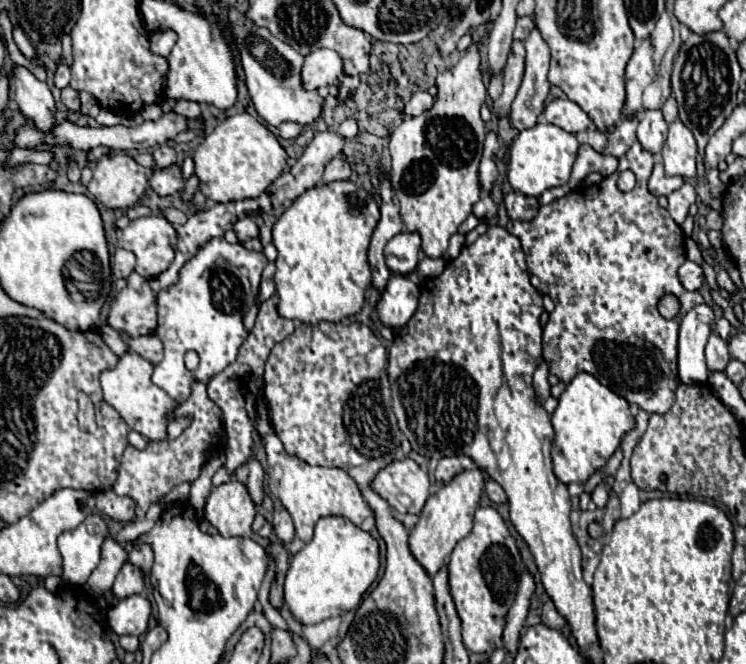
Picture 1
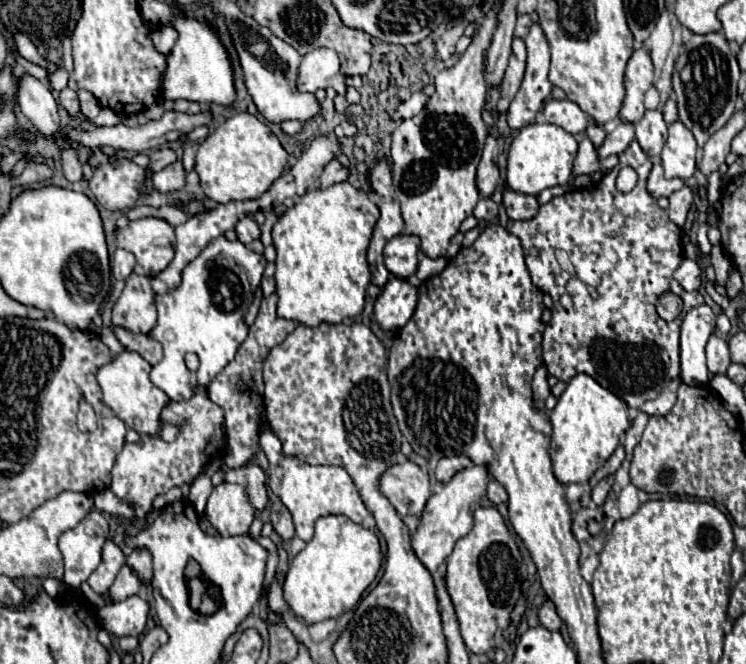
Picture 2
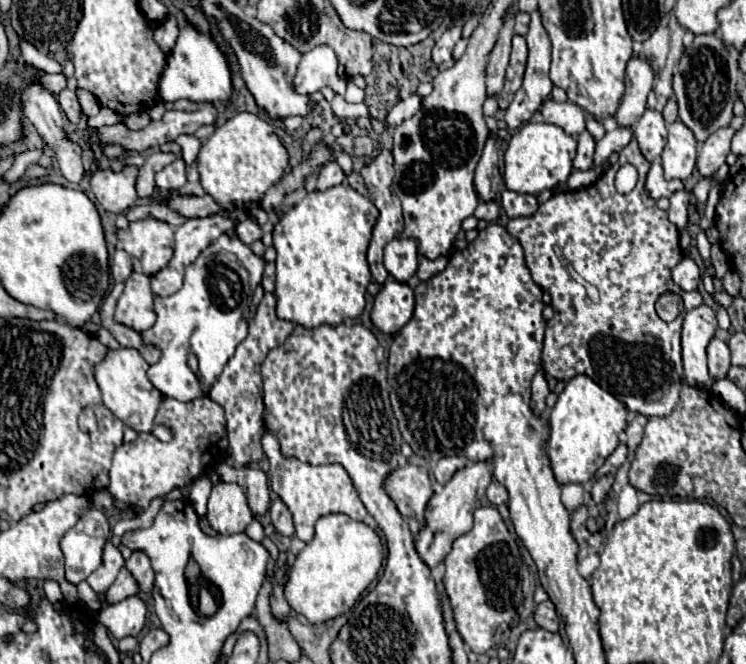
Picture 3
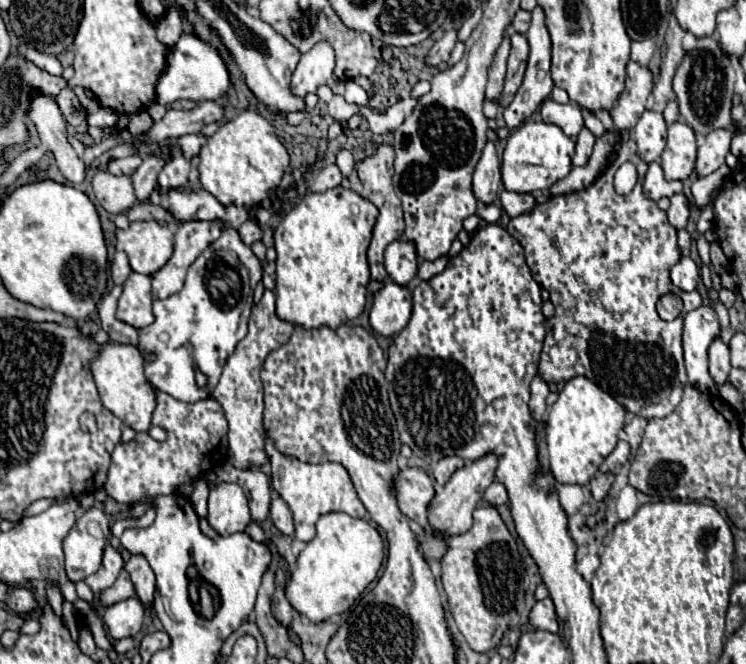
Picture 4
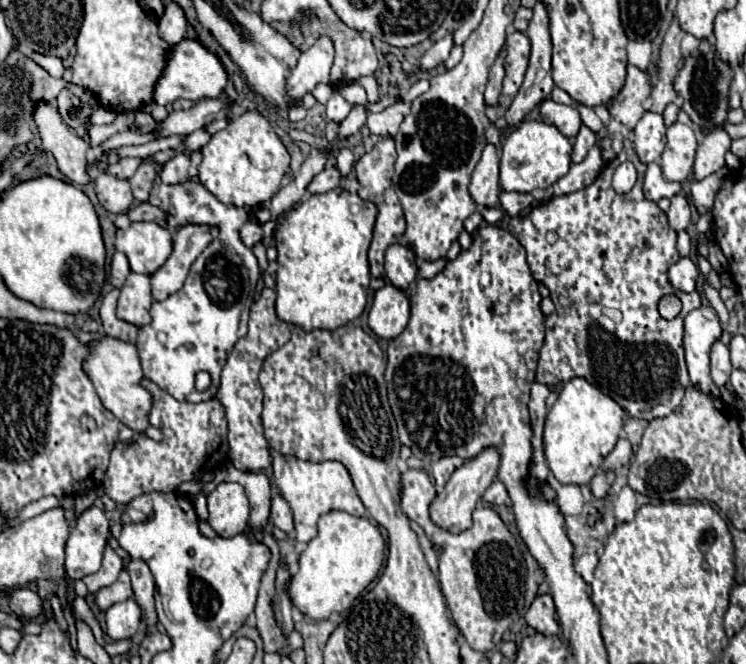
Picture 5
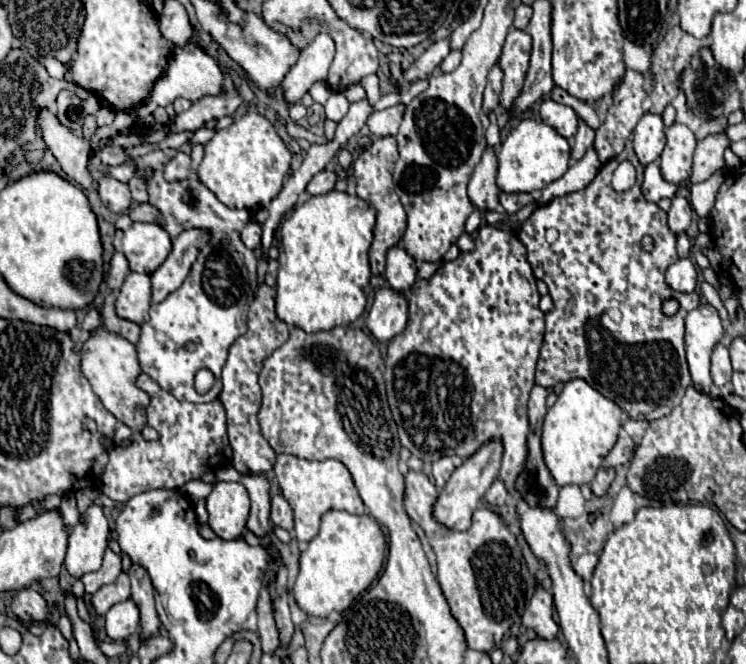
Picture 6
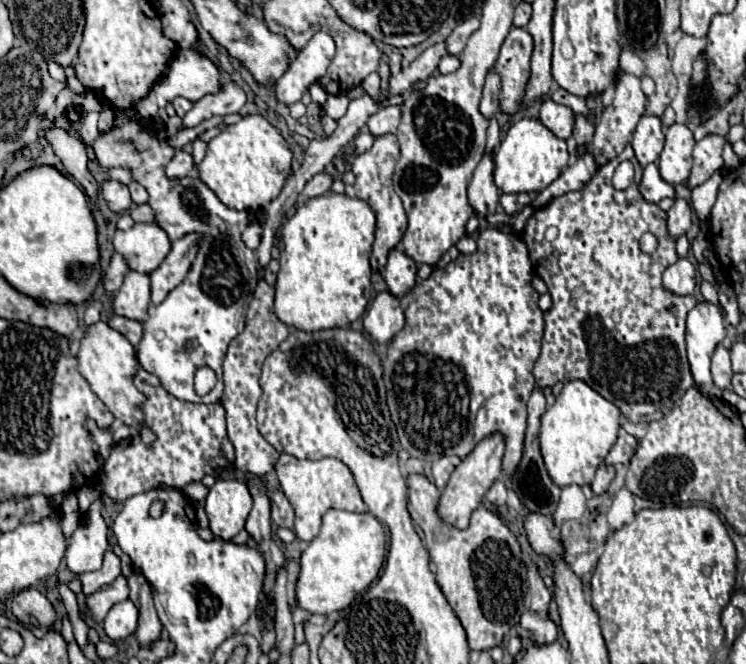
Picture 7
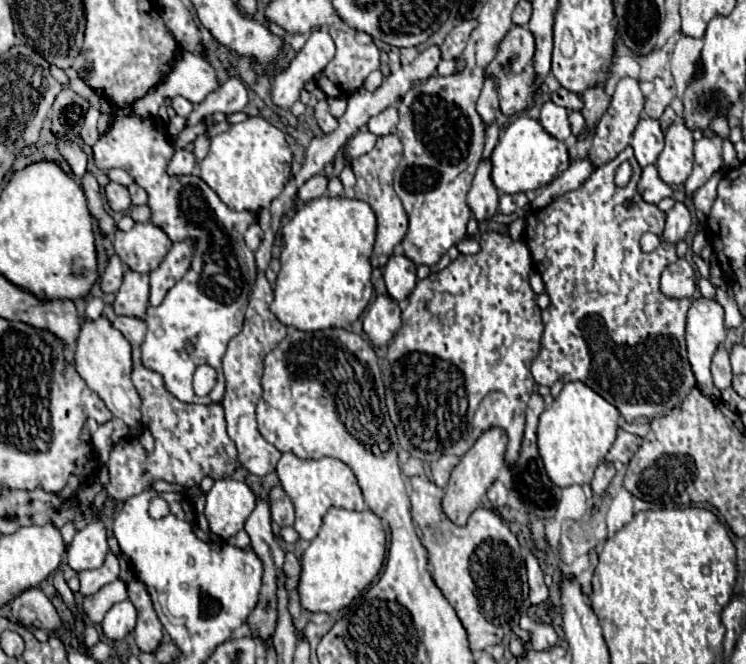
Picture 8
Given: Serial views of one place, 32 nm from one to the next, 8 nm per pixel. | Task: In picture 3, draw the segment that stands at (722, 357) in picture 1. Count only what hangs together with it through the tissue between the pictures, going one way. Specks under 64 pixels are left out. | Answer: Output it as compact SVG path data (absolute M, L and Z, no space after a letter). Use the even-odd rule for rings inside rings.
M714 338L708 346L708 368L710 368L710 376L714 380L726 378L726 374L728 374L730 350L728 350L728 344L722 342L720 338Z

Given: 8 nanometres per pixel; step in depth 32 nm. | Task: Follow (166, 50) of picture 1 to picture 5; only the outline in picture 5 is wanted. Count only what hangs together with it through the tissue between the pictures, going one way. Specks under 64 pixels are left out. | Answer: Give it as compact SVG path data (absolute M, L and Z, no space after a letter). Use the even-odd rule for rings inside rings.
M168 2L164 8L164 14L158 20L160 36L168 44L180 44L188 36L188 20L184 16L184 10L176 2Z

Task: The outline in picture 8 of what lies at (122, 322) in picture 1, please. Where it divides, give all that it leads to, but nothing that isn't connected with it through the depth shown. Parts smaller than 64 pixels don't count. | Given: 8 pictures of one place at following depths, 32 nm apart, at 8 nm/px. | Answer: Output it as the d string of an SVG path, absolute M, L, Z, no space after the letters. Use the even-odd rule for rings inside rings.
M126 268L124 282L116 292L114 312L122 316L144 318L146 306L148 306L148 274L140 274Z

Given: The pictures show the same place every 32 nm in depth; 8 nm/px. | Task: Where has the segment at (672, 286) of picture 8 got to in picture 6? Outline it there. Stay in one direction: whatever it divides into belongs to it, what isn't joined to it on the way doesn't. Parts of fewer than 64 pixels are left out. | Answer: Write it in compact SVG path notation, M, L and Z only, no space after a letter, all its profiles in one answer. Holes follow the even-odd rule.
M680 258L676 264L672 264L666 274L664 274L664 280L666 284L676 290L676 292L694 292L696 288L696 278L698 278L698 272L696 272L696 266L688 260L688 258Z

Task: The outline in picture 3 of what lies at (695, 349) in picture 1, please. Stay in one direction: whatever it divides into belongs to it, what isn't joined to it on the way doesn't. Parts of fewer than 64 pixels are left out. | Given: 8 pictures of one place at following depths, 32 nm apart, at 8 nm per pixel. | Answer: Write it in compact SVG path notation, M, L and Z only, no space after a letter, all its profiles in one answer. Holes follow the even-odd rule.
M702 304L700 308L694 308L684 316L684 328L682 328L684 374L686 374L686 384L692 384L694 388L710 390L714 384L706 366L706 346L714 338L716 330L718 322L710 306Z

